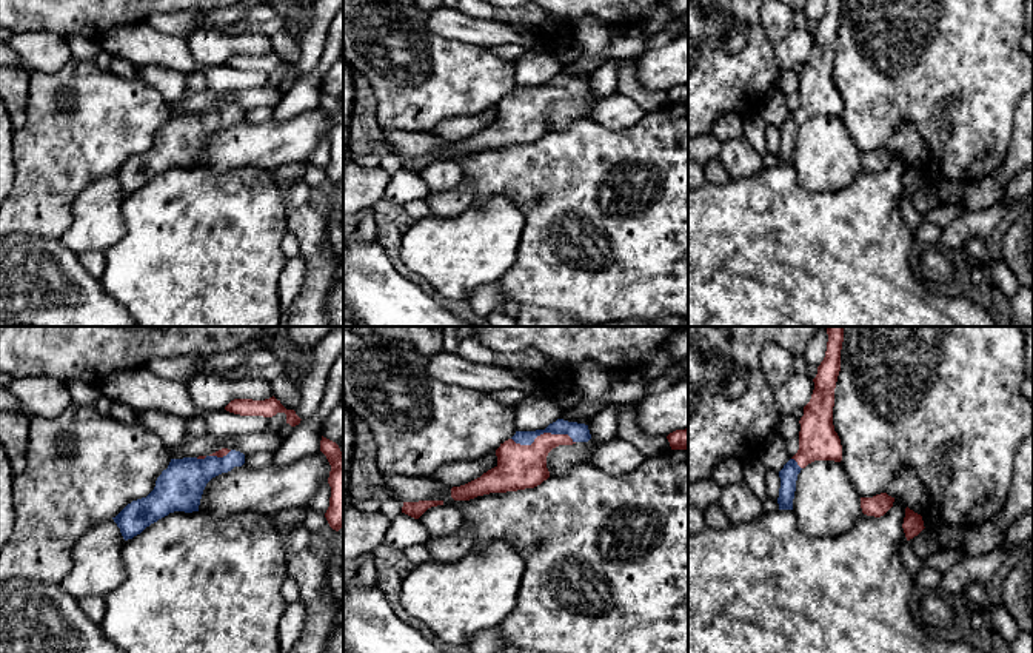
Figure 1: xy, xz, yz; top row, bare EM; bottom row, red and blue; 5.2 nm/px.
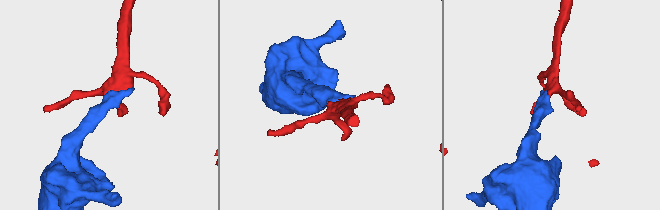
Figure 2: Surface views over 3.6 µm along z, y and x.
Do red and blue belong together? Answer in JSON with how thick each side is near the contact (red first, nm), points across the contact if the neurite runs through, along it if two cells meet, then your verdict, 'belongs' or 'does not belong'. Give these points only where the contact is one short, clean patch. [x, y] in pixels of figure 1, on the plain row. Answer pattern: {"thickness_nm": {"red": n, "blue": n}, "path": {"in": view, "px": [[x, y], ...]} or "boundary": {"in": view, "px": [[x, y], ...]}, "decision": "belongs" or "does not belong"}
{"thickness_nm": {"red": 240, "blue": 100}, "decision": "belongs"}

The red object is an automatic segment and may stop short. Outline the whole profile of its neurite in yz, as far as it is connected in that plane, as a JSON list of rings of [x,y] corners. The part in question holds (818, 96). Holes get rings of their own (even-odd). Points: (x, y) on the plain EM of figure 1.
[[[827,0],[825,12],[813,34],[814,45],[804,62],[799,105],[779,126],[779,165],[793,165],[797,129],[814,116],[842,116],[842,100],[833,80],[834,43],[841,26],[842,0]]]

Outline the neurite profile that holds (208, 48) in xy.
[[[219,31],[194,32],[188,40],[189,52],[199,66],[220,66],[234,54],[265,55],[272,52],[265,34],[225,35]]]

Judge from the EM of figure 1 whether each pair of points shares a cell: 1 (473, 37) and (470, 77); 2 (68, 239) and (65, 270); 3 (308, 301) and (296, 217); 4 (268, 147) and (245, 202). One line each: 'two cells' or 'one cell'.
1: two cells
2: two cells
3: one cell
4: two cells

